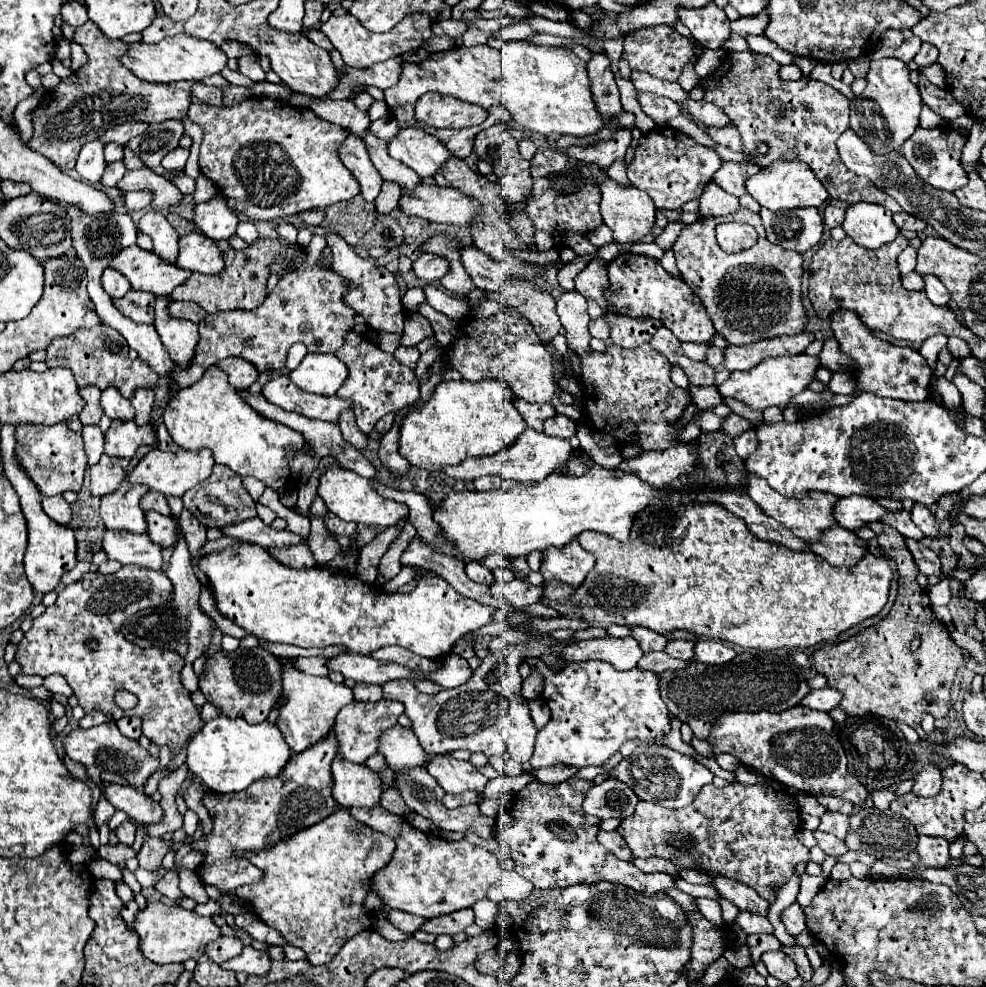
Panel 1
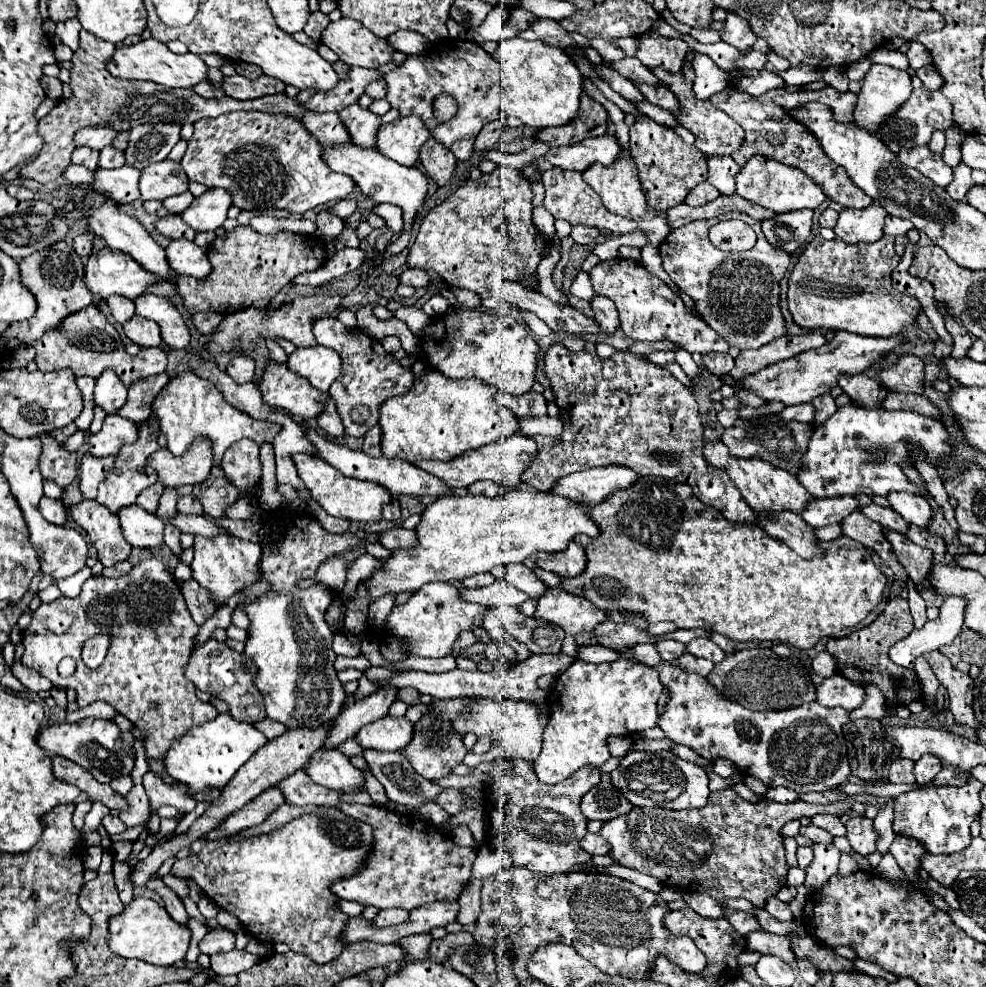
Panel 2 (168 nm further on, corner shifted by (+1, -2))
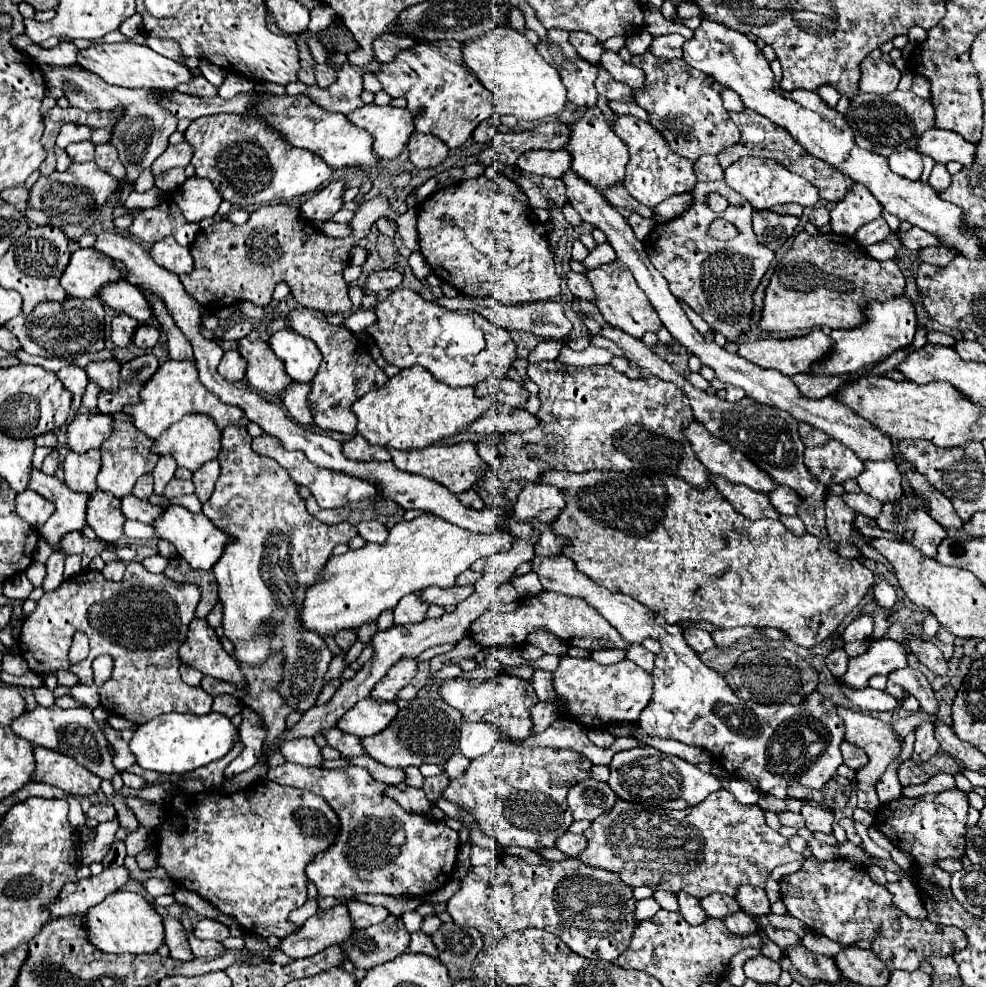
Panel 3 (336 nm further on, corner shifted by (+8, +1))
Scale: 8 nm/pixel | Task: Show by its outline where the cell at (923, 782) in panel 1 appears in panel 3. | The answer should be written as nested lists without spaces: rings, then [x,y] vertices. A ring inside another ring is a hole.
[[[923,723],[917,727],[917,741],[915,741],[915,751],[911,755],[913,763],[921,765],[925,761],[929,761],[939,749],[939,743],[933,735],[933,723]]]

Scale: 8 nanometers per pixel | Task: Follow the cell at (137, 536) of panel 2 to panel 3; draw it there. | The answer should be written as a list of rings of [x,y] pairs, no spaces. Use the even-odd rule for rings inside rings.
[[[95,491],[91,493],[87,521],[101,541],[117,543],[123,537],[123,525],[127,519],[121,511],[121,501],[117,497]]]

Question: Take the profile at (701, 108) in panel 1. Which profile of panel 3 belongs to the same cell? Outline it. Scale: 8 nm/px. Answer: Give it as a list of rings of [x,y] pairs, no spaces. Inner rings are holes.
[[[603,53],[601,55],[601,67],[611,73],[613,79],[627,83],[633,89],[645,89],[645,73],[637,69],[635,65],[623,61],[617,53]]]

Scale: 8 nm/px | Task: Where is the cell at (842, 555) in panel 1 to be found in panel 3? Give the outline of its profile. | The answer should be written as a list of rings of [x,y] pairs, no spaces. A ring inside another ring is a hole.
[[[713,477],[715,487],[723,497],[739,511],[743,517],[757,521],[757,519],[779,519],[779,511],[769,503],[769,497],[765,493],[757,493],[755,489],[745,489],[745,485],[729,485],[729,481],[723,481],[725,477]]]

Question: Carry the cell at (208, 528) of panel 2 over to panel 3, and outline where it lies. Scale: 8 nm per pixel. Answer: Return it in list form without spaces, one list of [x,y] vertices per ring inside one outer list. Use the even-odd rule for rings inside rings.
[[[133,495],[121,499],[121,511],[125,513],[127,519],[141,521],[141,523],[155,523],[157,517],[161,517],[163,507],[161,505],[151,505],[149,501],[141,501]]]

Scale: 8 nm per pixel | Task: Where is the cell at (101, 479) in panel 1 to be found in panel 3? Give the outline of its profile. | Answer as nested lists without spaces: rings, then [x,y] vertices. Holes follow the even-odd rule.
[[[69,451],[63,461],[67,487],[73,491],[93,493],[93,489],[97,489],[95,477],[99,473],[99,465],[101,465],[99,451],[87,451],[83,455]]]

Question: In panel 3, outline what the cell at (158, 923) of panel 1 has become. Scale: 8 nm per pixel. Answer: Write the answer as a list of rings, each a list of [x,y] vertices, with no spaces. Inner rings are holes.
[[[117,891],[105,897],[101,905],[87,911],[85,925],[93,945],[105,953],[157,953],[157,949],[165,945],[163,919],[141,893]]]

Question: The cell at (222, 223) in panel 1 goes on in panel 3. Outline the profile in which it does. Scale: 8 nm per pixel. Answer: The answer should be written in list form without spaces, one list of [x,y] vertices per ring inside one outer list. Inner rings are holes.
[[[191,177],[175,193],[173,201],[181,209],[187,221],[199,223],[205,217],[213,217],[221,203],[221,193],[213,189],[209,179]]]

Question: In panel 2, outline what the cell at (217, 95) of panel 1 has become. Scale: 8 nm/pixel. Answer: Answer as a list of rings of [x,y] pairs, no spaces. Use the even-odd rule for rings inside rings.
[[[208,80],[196,84],[194,90],[198,92],[198,96],[204,96],[204,98],[222,98],[222,96],[224,96],[224,90],[222,90],[222,88],[216,88],[216,86],[210,84]]]

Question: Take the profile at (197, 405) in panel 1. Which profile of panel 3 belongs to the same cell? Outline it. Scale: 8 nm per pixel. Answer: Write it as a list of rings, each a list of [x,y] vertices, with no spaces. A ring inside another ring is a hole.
[[[173,359],[165,361],[151,377],[151,381],[147,381],[145,387],[141,389],[141,399],[143,401],[139,405],[127,405],[125,413],[129,413],[135,419],[135,427],[153,441],[159,439],[161,433],[169,429],[173,423],[177,423],[183,415],[191,413],[209,415],[219,431],[225,429],[225,420],[231,422],[230,425],[241,425],[243,423],[241,419],[245,419],[244,412],[240,408],[221,403],[219,397],[213,397],[213,393],[209,393],[205,385],[201,385],[197,367],[189,361],[173,361]]]

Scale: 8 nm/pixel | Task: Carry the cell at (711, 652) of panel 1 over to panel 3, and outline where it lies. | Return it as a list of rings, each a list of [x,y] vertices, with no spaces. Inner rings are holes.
[[[687,627],[687,629],[683,631],[683,635],[685,635],[687,645],[689,645],[695,653],[703,653],[703,651],[707,651],[707,649],[711,649],[711,647],[715,645],[713,639],[711,639],[711,633],[705,631],[705,629],[699,629],[699,627]]]

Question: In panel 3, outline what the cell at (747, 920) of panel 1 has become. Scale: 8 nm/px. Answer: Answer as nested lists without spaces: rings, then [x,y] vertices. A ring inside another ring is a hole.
[[[713,893],[713,895],[705,897],[705,899],[701,899],[701,907],[705,909],[705,913],[709,917],[719,917],[719,919],[741,911],[741,907],[735,901],[735,897],[725,897],[721,893]]]

